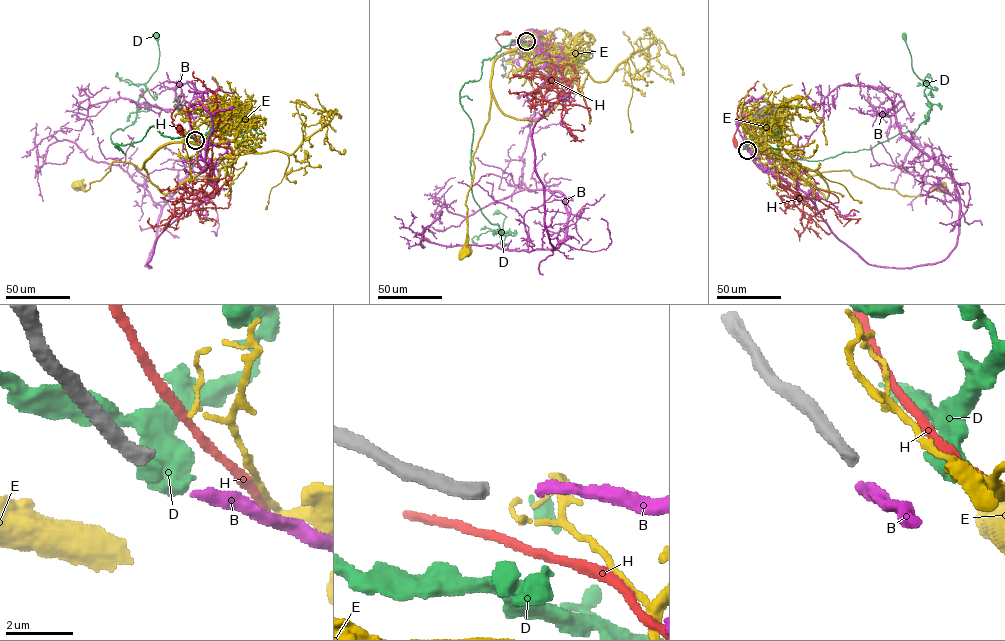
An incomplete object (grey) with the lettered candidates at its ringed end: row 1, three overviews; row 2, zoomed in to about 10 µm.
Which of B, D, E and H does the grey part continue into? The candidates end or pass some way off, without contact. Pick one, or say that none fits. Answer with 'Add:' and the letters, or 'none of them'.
Add: B

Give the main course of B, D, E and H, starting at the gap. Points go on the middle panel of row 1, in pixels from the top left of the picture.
B: (528, 40), (570, 92), (532, 130), (551, 250), (567, 210), (558, 192), (522, 183), (528, 92)
D: (526, 43), (484, 59), (460, 91), (472, 192), (500, 236), (497, 212)
E: (527, 42), (532, 48), (503, 52), (493, 67), (489, 118), (473, 155), (472, 182), (465, 204), (464, 252)
H: (527, 42), (514, 40), (509, 48), (504, 48), (495, 38), (506, 32)

